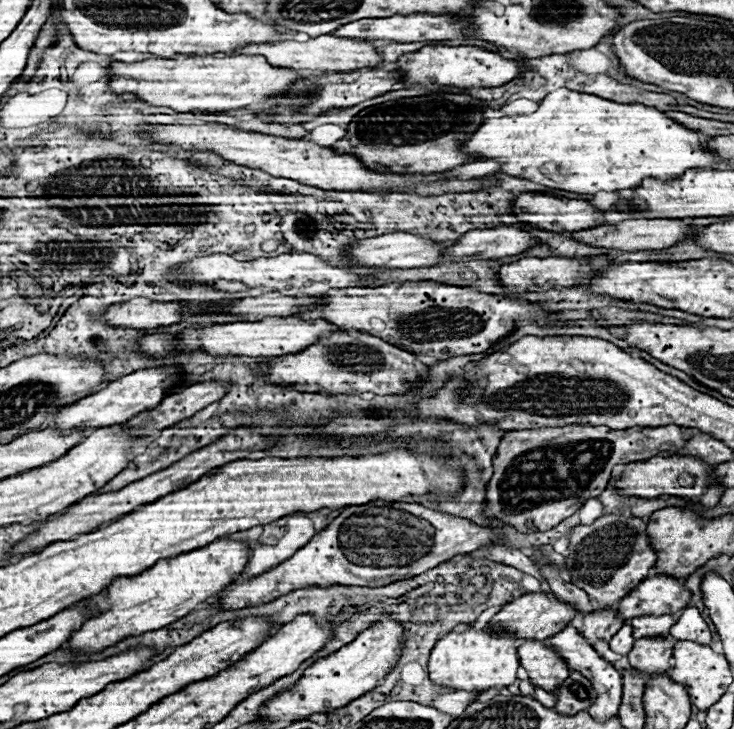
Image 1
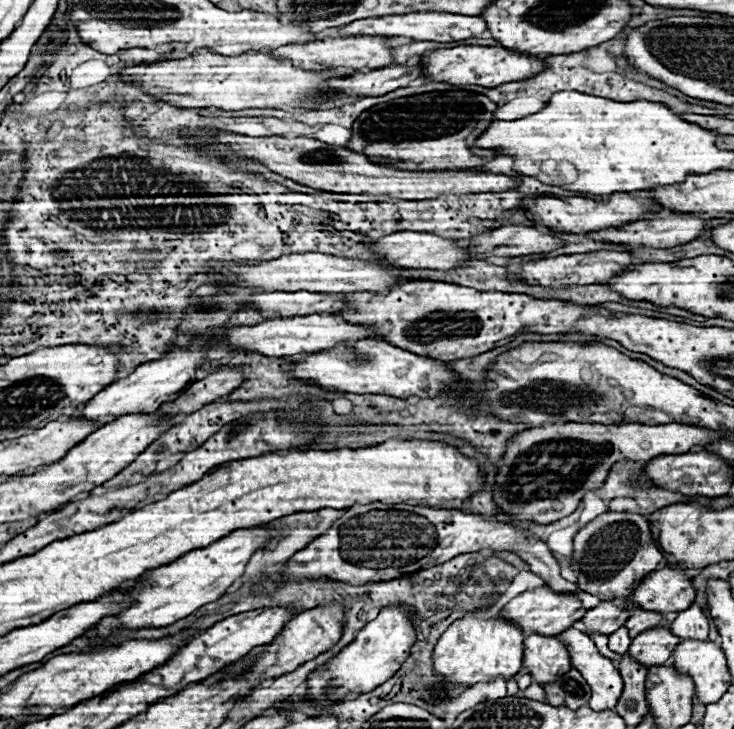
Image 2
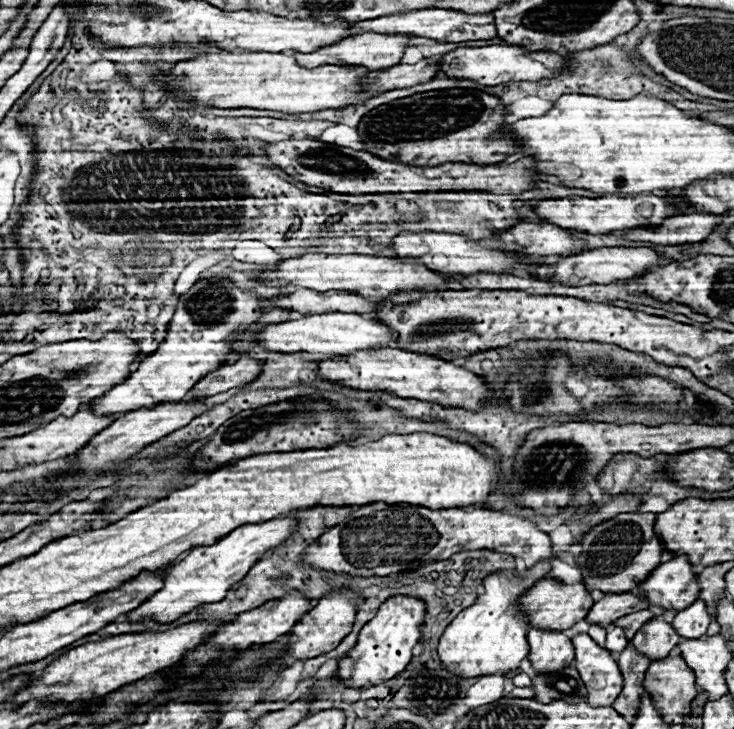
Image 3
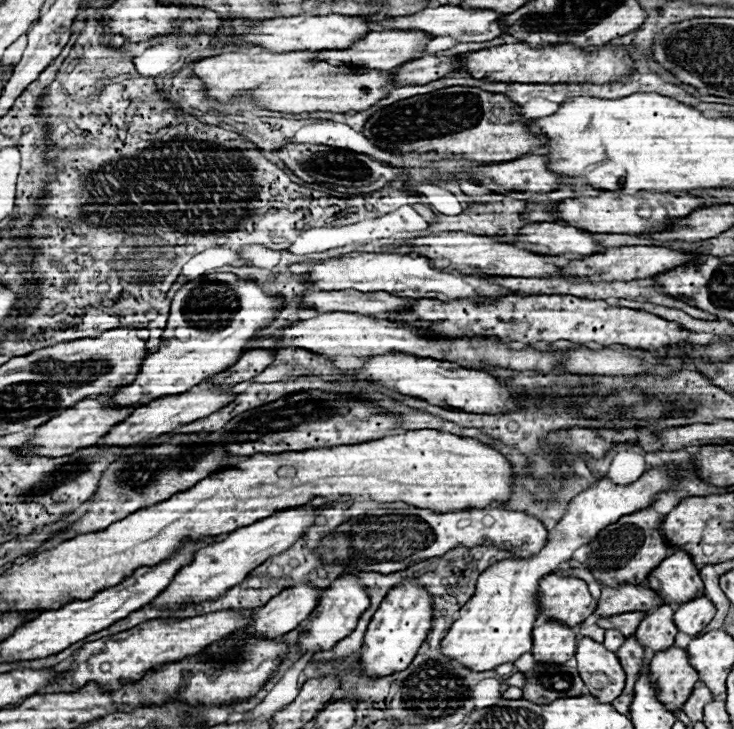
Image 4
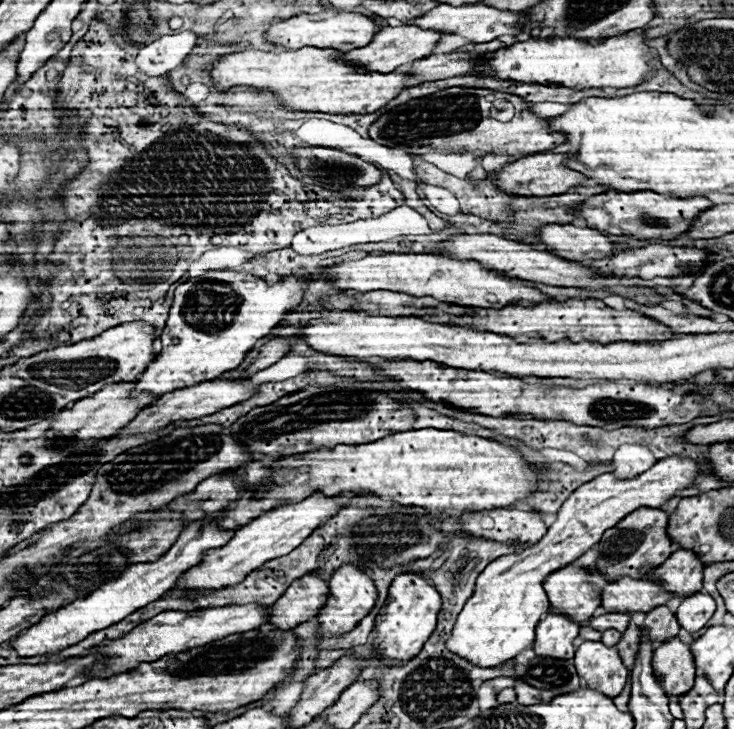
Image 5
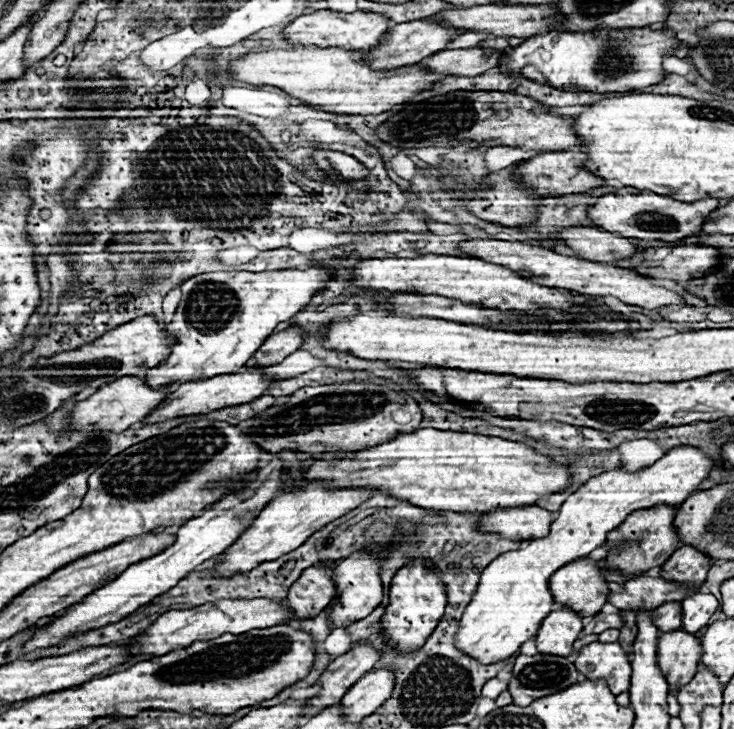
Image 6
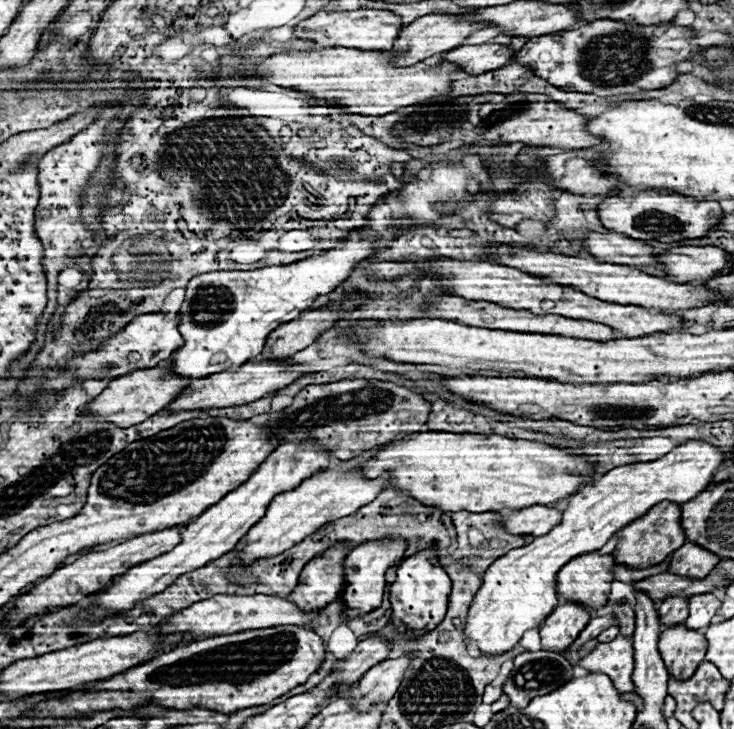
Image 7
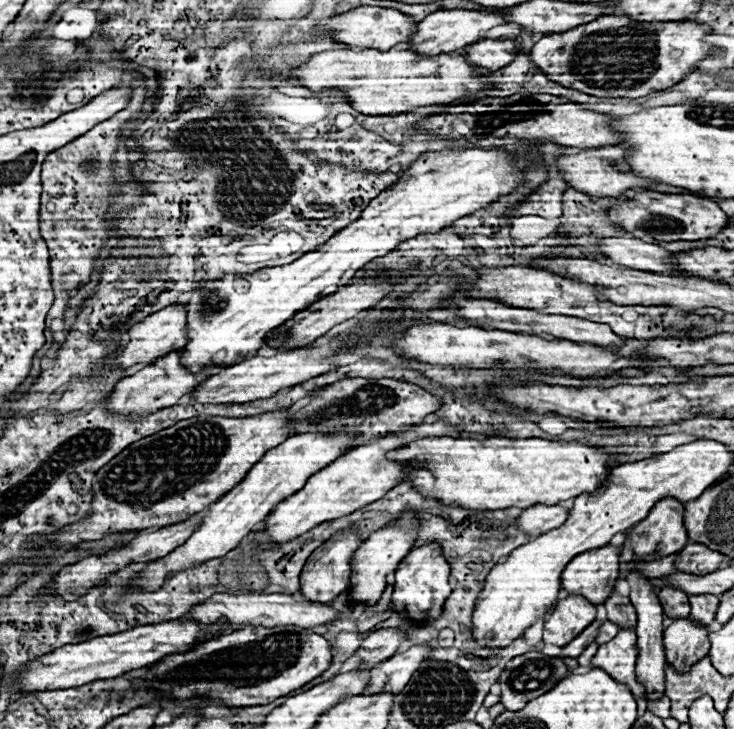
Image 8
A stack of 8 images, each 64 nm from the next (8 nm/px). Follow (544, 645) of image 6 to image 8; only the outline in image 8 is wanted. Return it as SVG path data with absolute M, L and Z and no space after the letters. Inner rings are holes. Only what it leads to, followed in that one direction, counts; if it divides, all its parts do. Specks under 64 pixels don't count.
M566 596L558 600L544 624L544 642L566 646L596 618L596 606L582 596Z

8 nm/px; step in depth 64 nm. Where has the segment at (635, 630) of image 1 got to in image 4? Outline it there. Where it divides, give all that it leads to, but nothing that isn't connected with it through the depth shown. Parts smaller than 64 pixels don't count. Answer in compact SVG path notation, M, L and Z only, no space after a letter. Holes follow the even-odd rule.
M626 612L626 614L616 614L616 616L606 616L606 618L598 618L596 624L604 630L608 628L616 628L622 630L624 636L634 634L634 630L638 628L638 622L646 616L646 612Z

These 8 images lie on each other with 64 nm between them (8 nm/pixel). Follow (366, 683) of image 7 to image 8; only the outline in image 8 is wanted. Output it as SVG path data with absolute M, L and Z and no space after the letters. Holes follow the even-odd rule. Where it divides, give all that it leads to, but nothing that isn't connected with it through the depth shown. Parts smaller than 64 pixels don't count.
M418 644L408 648L402 654L396 654L388 660L384 660L382 664L378 664L378 668L372 670L372 680L368 684L368 688L364 690L364 694L380 694L380 692L402 692L402 688L406 686L406 682L412 678L414 670L418 670L418 666L430 656L432 648Z

